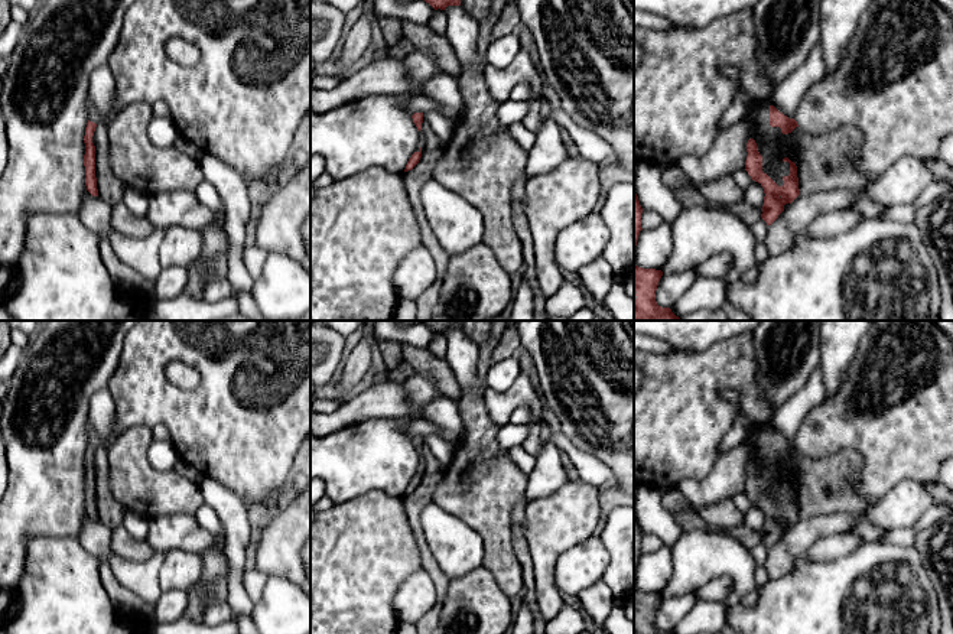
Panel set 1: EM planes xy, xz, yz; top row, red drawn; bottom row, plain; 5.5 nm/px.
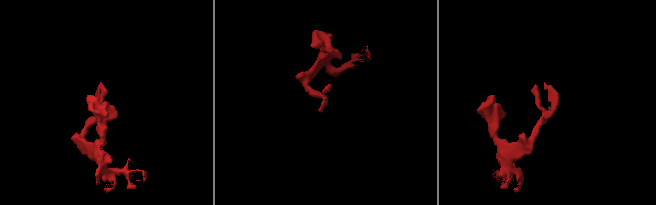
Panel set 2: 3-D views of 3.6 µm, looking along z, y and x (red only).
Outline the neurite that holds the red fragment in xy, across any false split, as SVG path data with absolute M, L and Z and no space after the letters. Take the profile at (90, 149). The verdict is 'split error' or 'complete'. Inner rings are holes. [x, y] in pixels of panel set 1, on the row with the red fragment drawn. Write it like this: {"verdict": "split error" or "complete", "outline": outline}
{"verdict": "complete", "outline": "M88 120L87 127L85 127L85 136L84 136L85 186L87 186L87 191L92 196L98 196L97 178L95 178L95 146L92 143L92 136L94 136L95 127L97 127L97 124Z"}

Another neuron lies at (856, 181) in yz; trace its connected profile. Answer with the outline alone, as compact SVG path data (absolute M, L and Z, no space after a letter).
M846 124L829 134L813 136L806 133L800 126L788 134L765 136L767 147L762 156L762 172L767 163L778 165L788 157L797 166L800 195L826 192L839 188L862 189L874 179L859 173L845 160L846 155L858 155L863 143L863 133L850 124Z

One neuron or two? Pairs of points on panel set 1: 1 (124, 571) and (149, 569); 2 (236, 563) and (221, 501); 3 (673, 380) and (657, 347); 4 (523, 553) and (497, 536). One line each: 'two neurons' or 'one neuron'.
1: one neuron
2: one neuron
3: two neurons
4: two neurons

